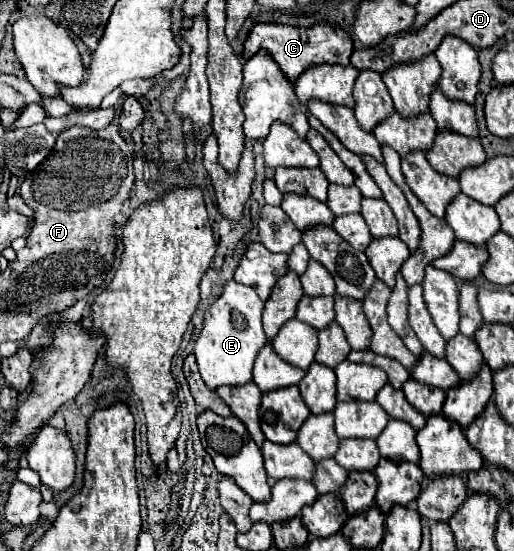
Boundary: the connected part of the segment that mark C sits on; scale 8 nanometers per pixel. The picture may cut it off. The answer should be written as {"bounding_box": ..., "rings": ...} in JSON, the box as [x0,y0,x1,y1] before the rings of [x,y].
{"bounding_box":[243,24,353,84],"rings":[[[257,24],[249,38],[245,40],[243,58],[255,56],[259,50],[265,50],[281,68],[285,78],[295,84],[297,78],[311,66],[319,64],[341,64],[349,66],[349,56],[353,52],[353,42],[349,34],[345,34],[339,28],[333,28],[329,24],[317,24],[313,28],[293,28],[293,26],[281,26],[281,24]]]}

